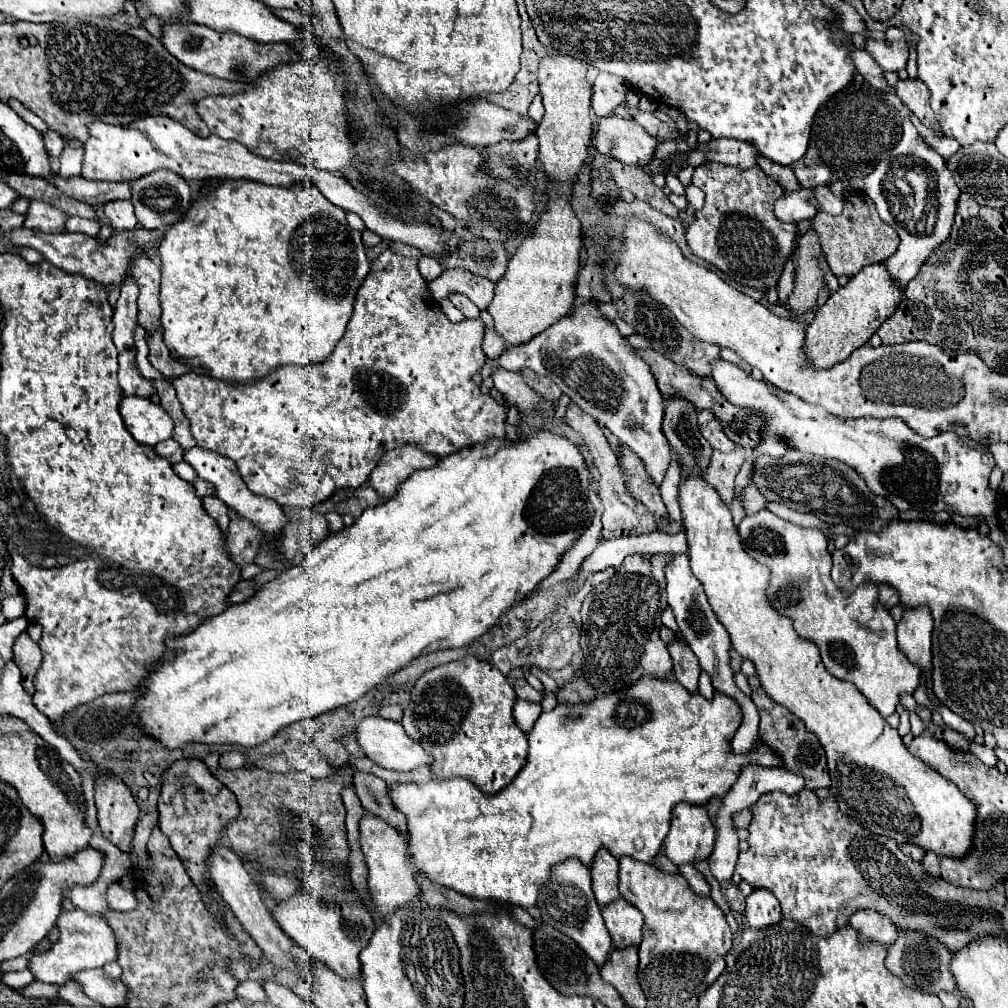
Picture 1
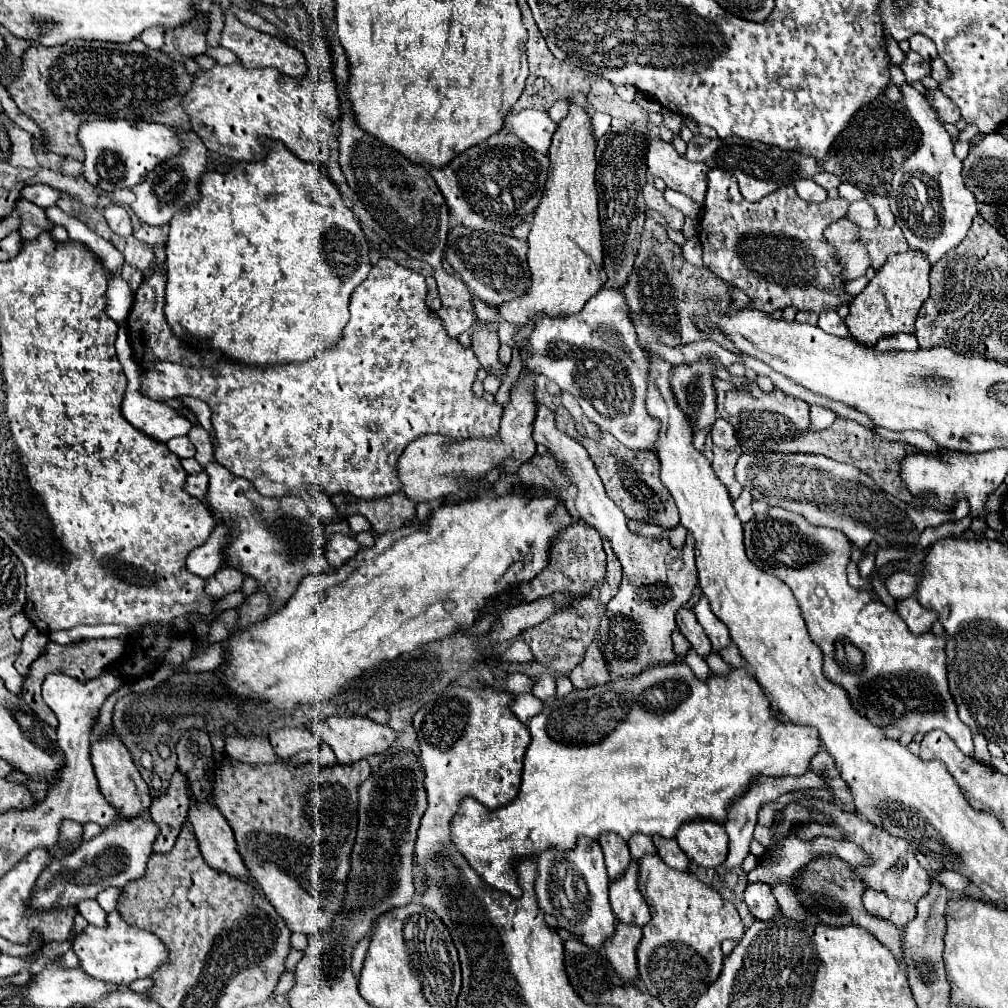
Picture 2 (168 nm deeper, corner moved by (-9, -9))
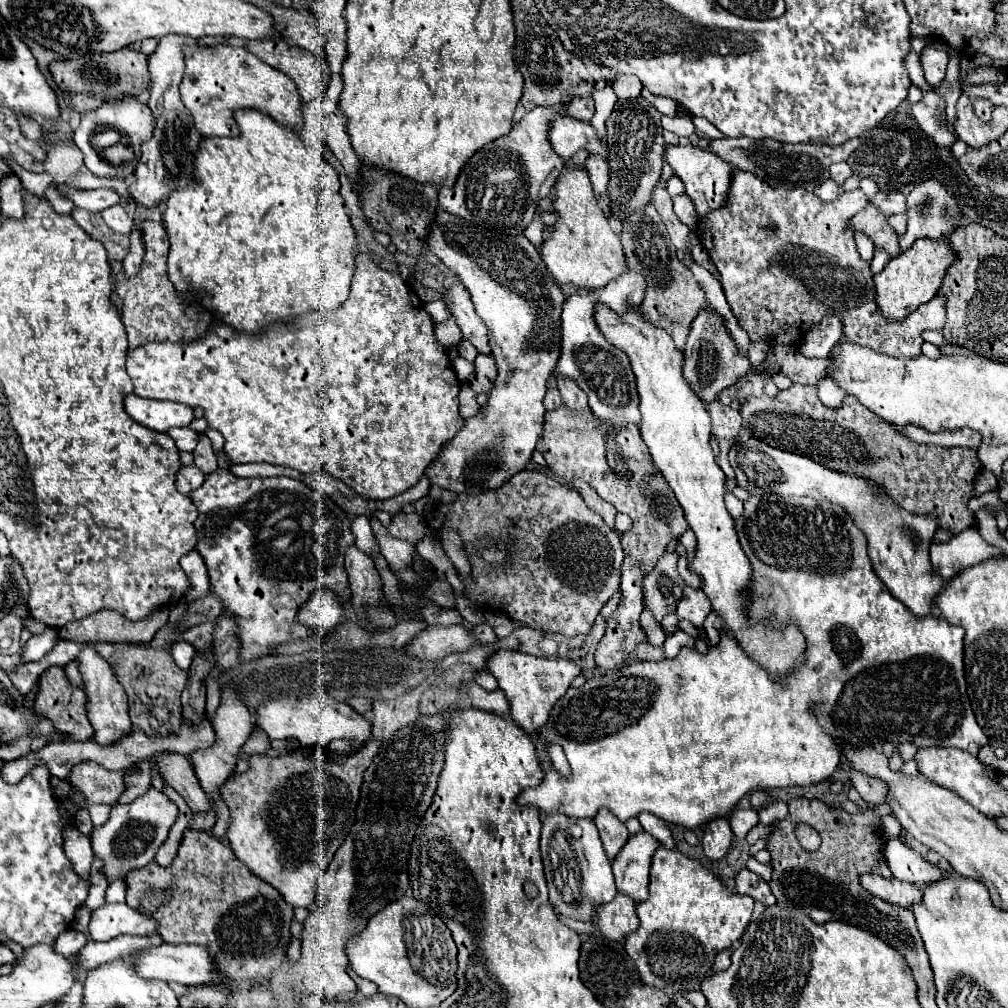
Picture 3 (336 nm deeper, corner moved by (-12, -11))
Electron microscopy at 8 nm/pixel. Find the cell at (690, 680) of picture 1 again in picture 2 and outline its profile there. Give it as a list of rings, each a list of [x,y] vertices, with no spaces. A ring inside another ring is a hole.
[[[679,608],[675,622],[677,622],[681,634],[691,642],[691,648],[695,648],[697,654],[701,654],[705,658],[711,652],[711,642],[709,642],[705,630],[699,626],[693,608]]]

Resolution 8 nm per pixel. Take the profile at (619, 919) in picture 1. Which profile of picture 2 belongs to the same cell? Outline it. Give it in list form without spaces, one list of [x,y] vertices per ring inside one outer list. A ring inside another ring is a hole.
[[[631,860],[625,874],[621,874],[621,878],[609,884],[609,898],[613,912],[621,922],[645,926],[651,920],[651,914],[645,898],[639,894],[637,868],[639,868],[639,860]]]

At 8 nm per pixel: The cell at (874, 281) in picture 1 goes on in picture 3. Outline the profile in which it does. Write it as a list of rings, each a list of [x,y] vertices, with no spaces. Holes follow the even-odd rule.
[[[916,240],[908,250],[900,252],[894,260],[890,260],[880,274],[874,276],[874,290],[876,290],[876,306],[880,314],[890,320],[904,320],[908,318],[918,306],[930,302],[940,284],[942,276],[952,260],[952,252],[948,240],[940,240],[938,244],[930,240]]]

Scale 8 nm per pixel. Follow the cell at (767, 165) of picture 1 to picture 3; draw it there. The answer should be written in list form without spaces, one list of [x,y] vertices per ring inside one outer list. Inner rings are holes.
[[[826,180],[826,182],[822,182],[816,190],[814,190],[814,194],[822,200],[822,202],[834,202],[840,194],[842,194],[844,190],[842,190],[842,186],[838,186],[838,184],[834,184],[832,180]]]

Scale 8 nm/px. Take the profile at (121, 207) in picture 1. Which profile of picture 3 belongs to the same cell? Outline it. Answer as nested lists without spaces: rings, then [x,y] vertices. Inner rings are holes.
[[[120,204],[106,208],[106,210],[102,212],[102,218],[104,218],[104,222],[106,222],[114,232],[118,232],[118,234],[130,234],[130,232],[132,232],[134,220],[132,220],[132,216],[128,214],[128,210],[126,210],[124,206],[120,206]]]

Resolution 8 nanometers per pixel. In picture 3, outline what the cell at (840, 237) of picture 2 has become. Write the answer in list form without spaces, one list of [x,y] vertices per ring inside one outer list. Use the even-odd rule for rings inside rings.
[[[866,206],[862,212],[858,212],[850,222],[852,232],[862,232],[866,234],[876,248],[882,248],[890,258],[900,254],[898,246],[898,236],[896,232],[888,226],[886,216],[882,216],[874,206]]]

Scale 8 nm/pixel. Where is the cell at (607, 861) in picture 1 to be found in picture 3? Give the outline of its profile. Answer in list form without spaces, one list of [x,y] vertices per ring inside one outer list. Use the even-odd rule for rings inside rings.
[[[606,808],[598,810],[598,816],[594,818],[594,824],[600,830],[600,840],[604,844],[608,860],[614,862],[614,858],[618,856],[618,852],[624,848],[624,844],[630,838],[626,826],[620,820],[616,820],[616,816],[612,816],[612,812],[606,812]]]

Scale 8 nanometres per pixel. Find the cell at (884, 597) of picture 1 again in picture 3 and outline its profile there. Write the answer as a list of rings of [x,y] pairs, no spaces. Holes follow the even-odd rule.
[[[970,526],[950,538],[946,544],[932,544],[930,546],[930,562],[932,572],[948,582],[956,572],[970,568],[982,560],[1000,556],[1002,550],[990,546],[980,536],[976,526]]]

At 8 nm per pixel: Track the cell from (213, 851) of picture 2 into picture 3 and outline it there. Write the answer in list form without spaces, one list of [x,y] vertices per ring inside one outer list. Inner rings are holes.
[[[162,752],[156,758],[156,766],[162,774],[162,778],[166,780],[166,784],[170,784],[190,806],[192,812],[208,812],[210,810],[210,800],[206,796],[206,792],[200,788],[200,782],[188,762],[188,758],[180,756],[180,754],[170,754],[170,752]]]

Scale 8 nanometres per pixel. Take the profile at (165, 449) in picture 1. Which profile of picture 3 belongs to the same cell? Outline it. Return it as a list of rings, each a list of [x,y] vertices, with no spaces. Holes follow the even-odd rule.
[[[172,428],[168,432],[168,436],[176,442],[178,450],[182,450],[182,452],[192,452],[198,444],[198,434],[190,428]]]

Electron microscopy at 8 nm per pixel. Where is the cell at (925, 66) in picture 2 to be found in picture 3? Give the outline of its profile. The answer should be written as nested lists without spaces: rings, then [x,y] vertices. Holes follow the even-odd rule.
[[[924,48],[924,52],[920,54],[920,66],[922,66],[924,78],[930,86],[940,84],[940,80],[946,74],[946,62],[948,62],[948,50]]]

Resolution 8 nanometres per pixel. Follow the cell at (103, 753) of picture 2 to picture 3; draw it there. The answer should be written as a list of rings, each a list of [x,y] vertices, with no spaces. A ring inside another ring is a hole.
[[[86,648],[84,652],[80,652],[80,656],[76,658],[80,662],[80,672],[84,676],[84,688],[86,694],[90,694],[90,708],[88,708],[88,720],[94,728],[94,742],[100,746],[112,746],[114,742],[126,738],[132,730],[130,718],[128,718],[128,702],[126,702],[126,694],[122,690],[122,686],[118,684],[110,664],[106,660],[102,660],[94,650]]]

